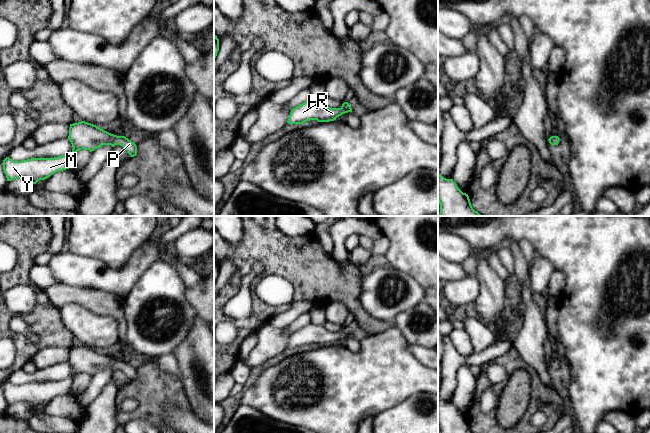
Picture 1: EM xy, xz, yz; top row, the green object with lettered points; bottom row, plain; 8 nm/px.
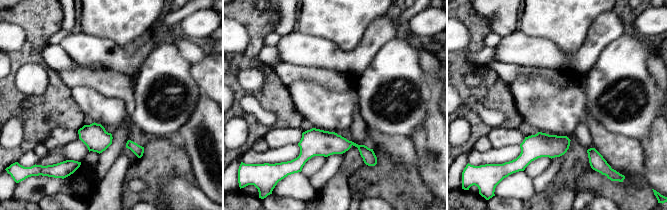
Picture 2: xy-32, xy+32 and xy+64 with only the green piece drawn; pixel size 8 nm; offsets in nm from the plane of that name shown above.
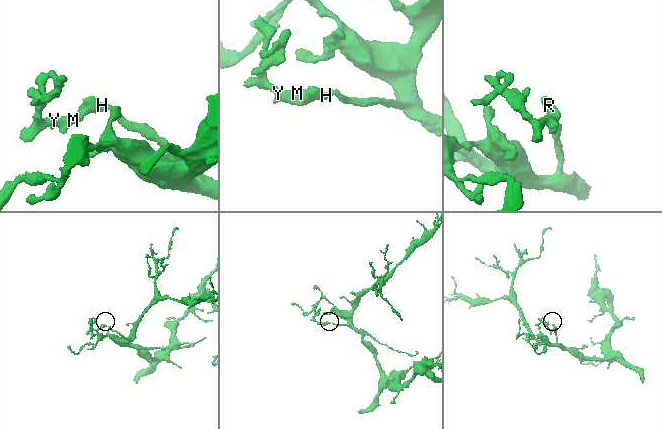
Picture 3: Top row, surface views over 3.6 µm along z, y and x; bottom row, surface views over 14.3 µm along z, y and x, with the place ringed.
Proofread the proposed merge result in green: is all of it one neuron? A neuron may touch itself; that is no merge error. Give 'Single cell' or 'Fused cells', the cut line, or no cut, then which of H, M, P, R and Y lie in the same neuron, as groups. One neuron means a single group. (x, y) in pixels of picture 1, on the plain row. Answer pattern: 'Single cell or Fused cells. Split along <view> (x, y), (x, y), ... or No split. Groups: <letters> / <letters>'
Single cell. No split. Groups: H M P R Y

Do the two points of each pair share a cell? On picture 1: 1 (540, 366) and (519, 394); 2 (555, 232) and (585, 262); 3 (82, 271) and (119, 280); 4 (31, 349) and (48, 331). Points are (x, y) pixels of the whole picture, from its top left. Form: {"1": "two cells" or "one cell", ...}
{"1": "two cells", "2": "one cell", "3": "one cell", "4": "one cell"}

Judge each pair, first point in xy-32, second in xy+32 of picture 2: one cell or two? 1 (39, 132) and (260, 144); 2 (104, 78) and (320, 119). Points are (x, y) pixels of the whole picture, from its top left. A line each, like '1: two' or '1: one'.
1: two
2: two

